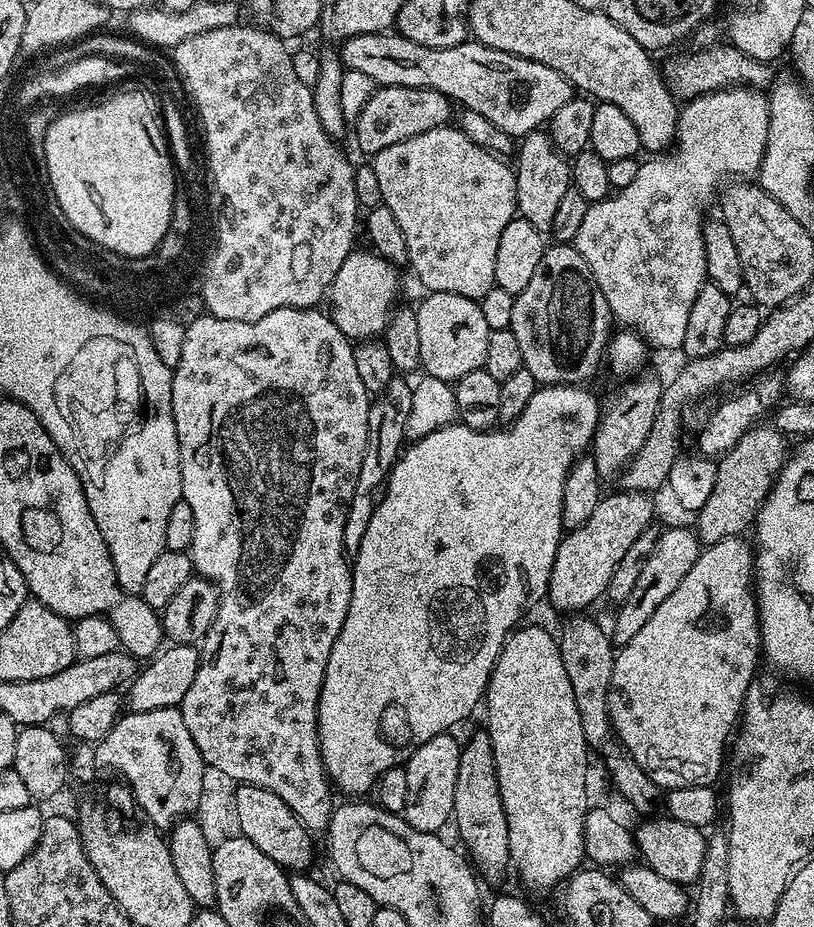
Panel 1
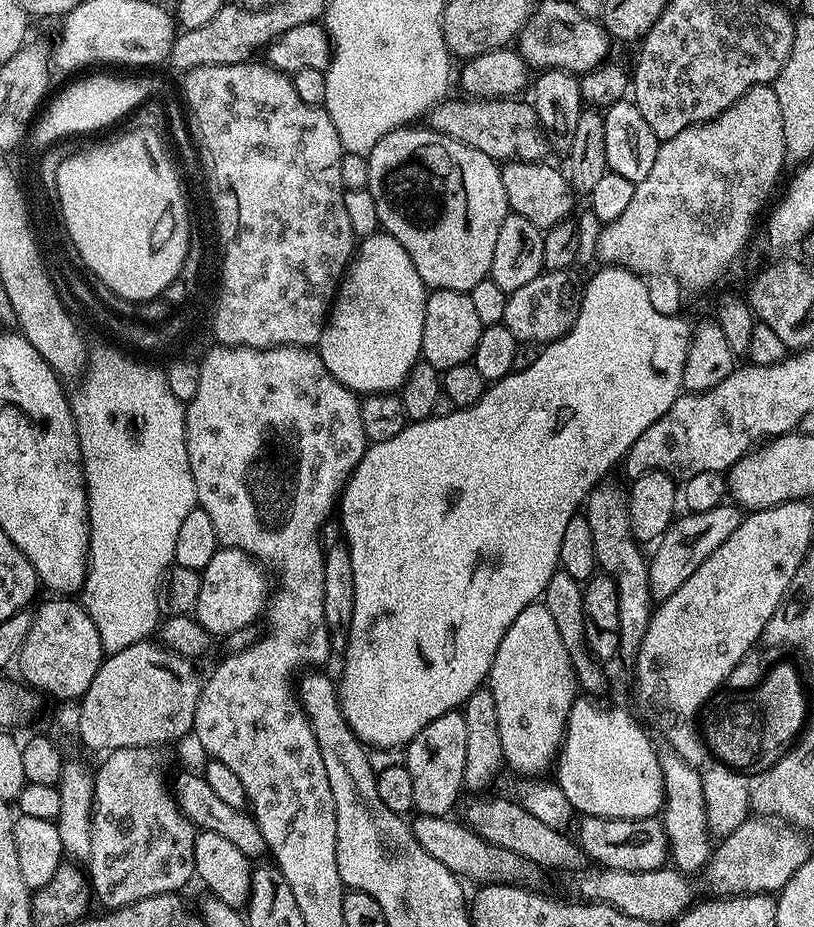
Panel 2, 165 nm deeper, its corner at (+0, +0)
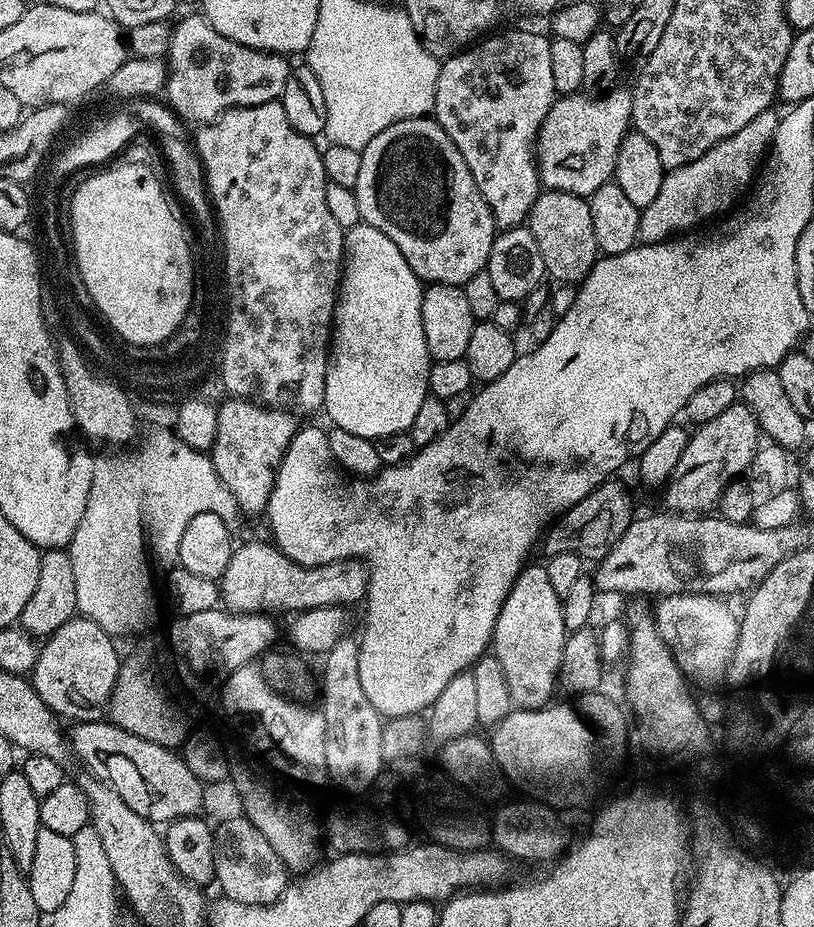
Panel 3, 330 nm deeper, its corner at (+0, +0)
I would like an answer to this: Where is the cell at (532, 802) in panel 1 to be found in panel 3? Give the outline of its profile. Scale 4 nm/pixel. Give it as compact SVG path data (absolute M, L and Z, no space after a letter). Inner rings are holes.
M535 562L529 563L520 571L506 602L502 602L502 610L498 614L498 622L492 631L491 651L502 664L506 674L506 686L510 690L513 705L520 710L531 710L545 707L553 699L552 692L557 691L556 675L562 662L562 650L566 639L564 615L562 614L562 597L556 593L550 583L547 567L540 568Z

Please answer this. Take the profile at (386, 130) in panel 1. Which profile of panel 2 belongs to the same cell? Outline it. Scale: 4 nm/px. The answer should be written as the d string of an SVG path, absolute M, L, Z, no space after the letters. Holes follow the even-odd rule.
M445 98L435 104L426 113L427 127L432 128L438 134L446 134L446 138L454 138L466 146L474 146L474 150L482 150L491 160L507 162L509 160L530 160L540 162L545 159L550 148L550 140L544 127L538 122L538 114L531 103L524 98L460 98L464 100L452 100Z

